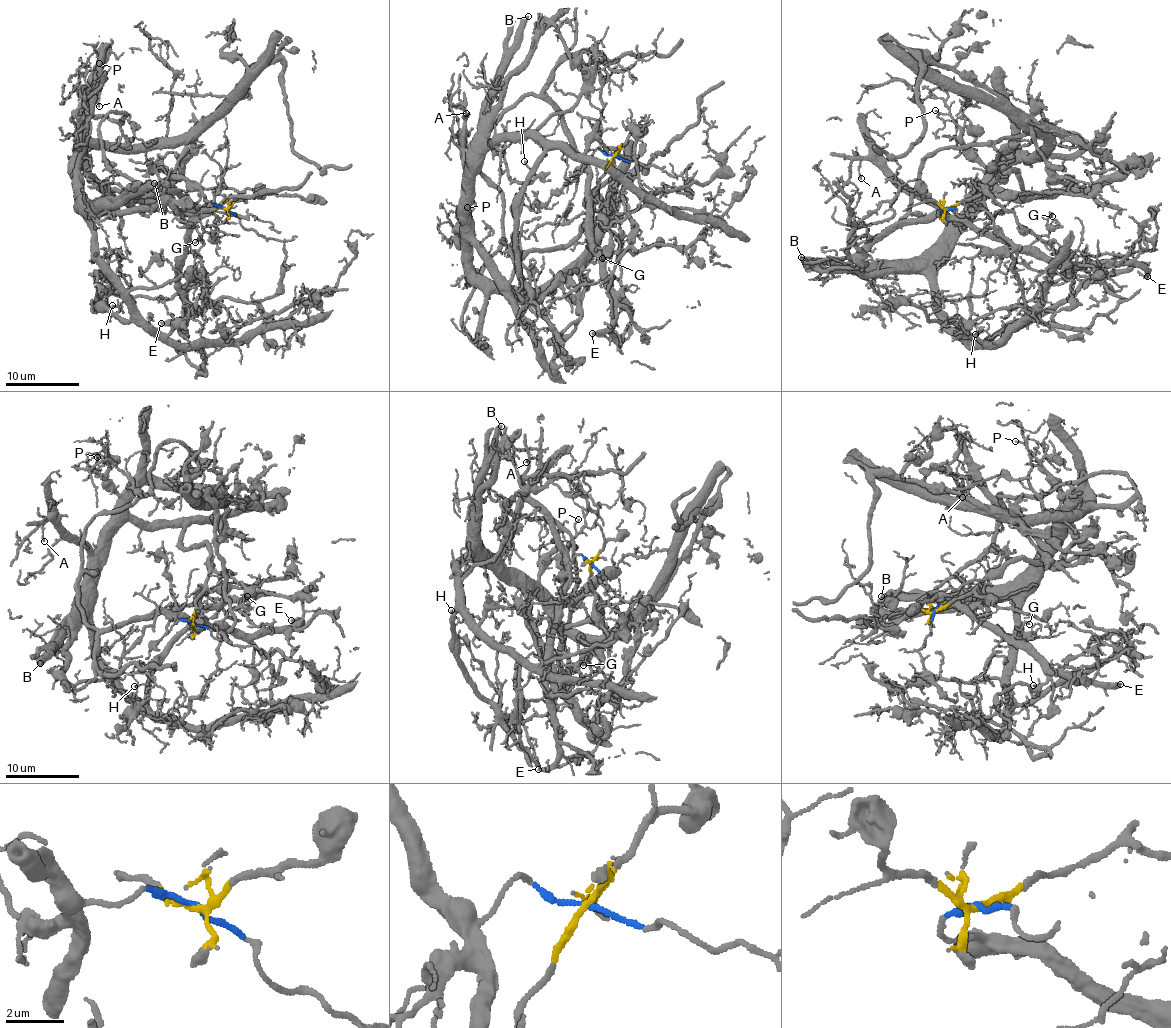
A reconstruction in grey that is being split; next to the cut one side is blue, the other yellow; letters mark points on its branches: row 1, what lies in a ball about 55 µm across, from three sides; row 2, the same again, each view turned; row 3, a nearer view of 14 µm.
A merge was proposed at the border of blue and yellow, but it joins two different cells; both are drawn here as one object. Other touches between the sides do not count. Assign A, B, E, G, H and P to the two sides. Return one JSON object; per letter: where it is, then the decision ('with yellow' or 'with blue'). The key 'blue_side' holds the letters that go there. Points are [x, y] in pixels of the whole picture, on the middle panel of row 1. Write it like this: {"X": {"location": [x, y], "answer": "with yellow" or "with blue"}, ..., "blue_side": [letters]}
{"A": {"location": [466, 113], "answer": "with yellow"}, "B": {"location": [528, 16], "answer": "with yellow"}, "E": {"location": [592, 333], "answer": "with blue"}, "G": {"location": [602, 258], "answer": "with blue"}, "H": {"location": [524, 161], "answer": "with yellow"}, "P": {"location": [467, 207], "answer": "with yellow"}, "blue_side": ["E", "G"]}

